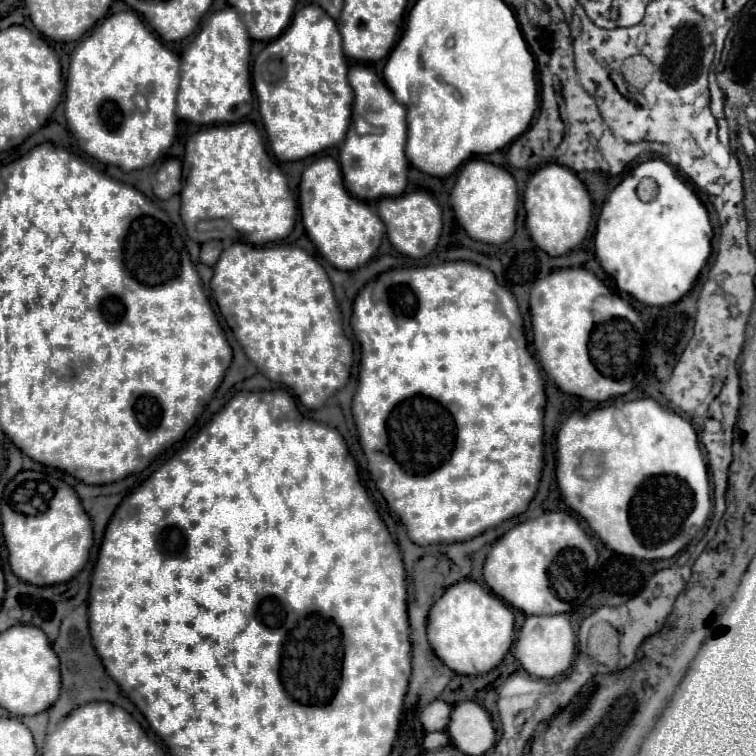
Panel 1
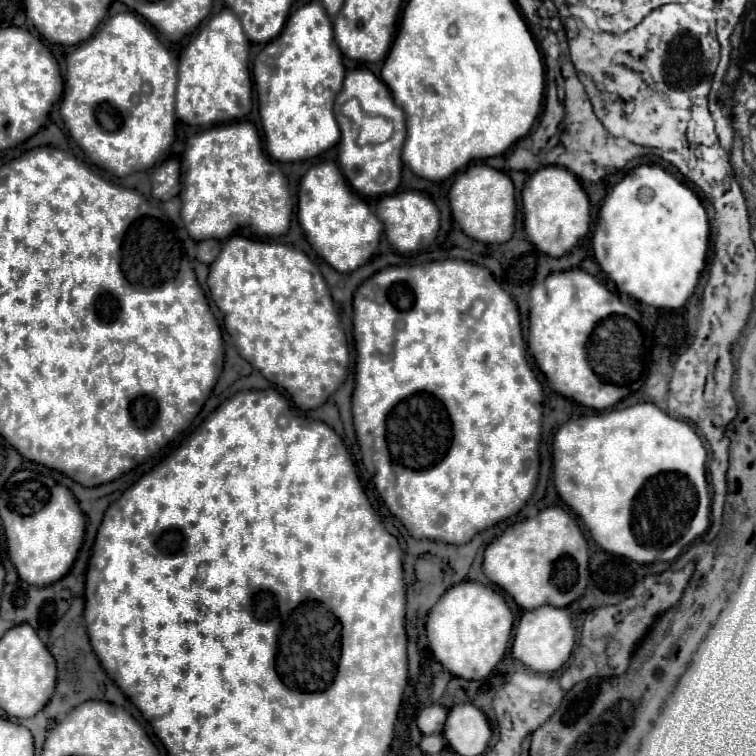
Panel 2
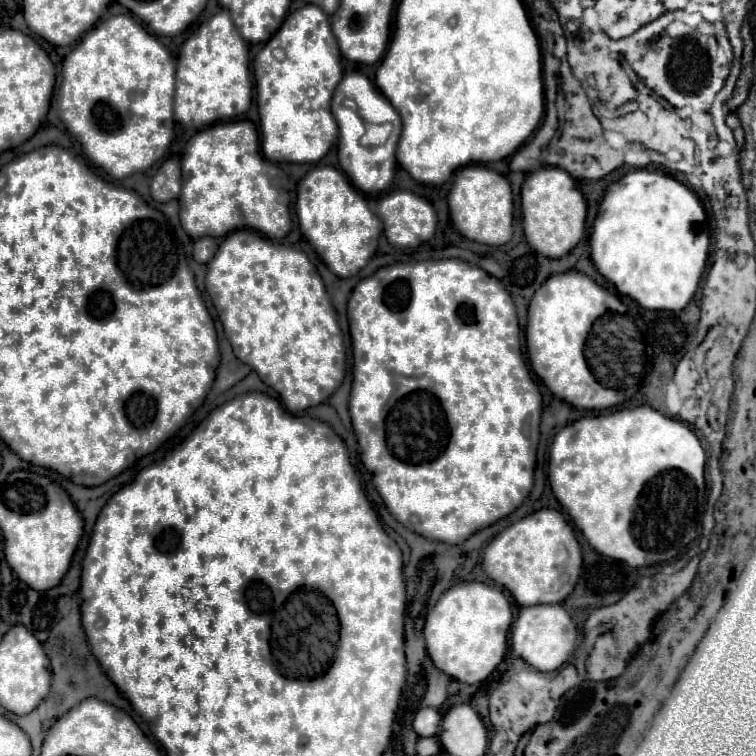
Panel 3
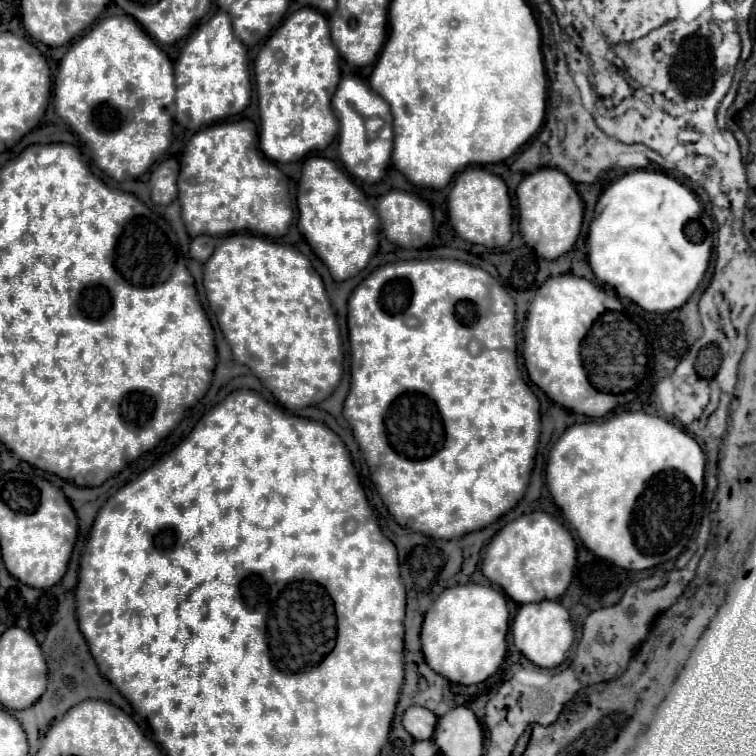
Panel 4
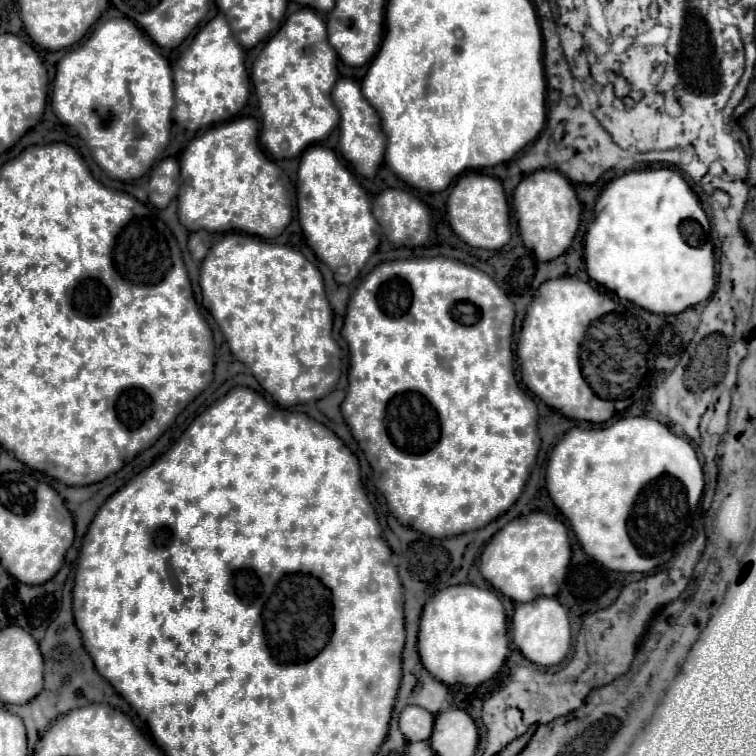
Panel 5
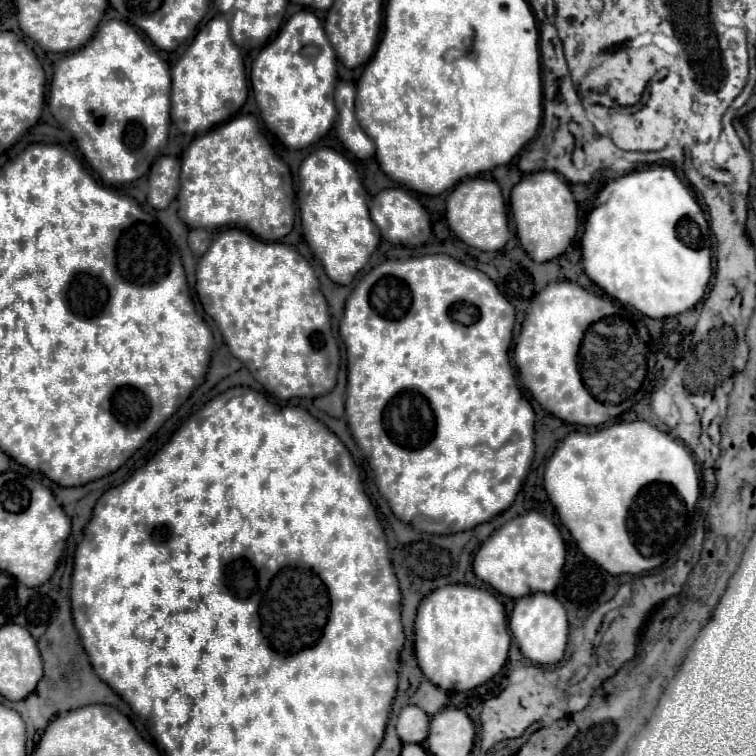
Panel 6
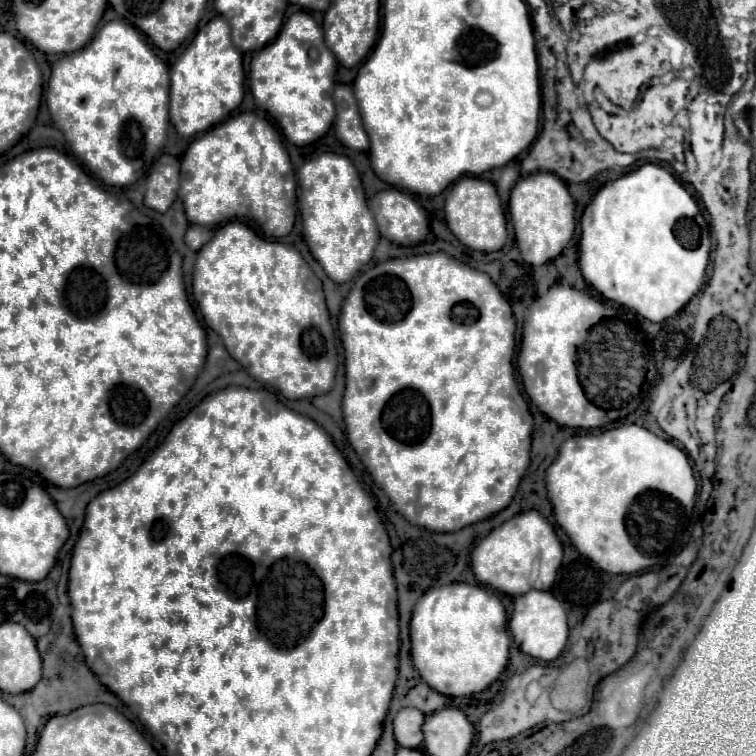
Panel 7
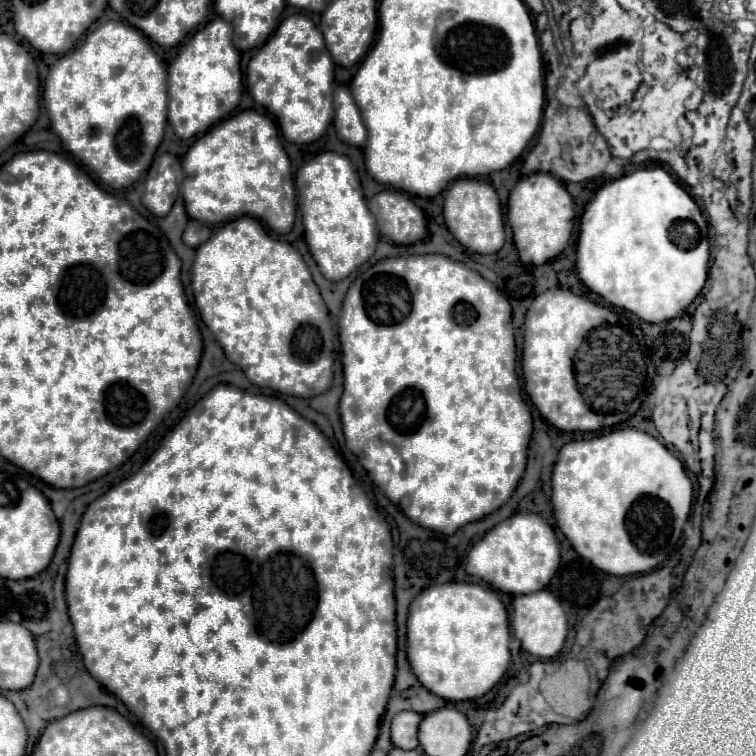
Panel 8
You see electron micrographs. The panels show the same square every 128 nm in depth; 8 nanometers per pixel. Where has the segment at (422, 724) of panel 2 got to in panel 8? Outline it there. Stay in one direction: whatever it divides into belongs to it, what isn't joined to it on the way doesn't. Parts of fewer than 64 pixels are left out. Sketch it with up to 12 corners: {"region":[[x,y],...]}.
{"region":[[398,712],[392,720],[392,744],[402,750],[418,746],[416,712]]}

